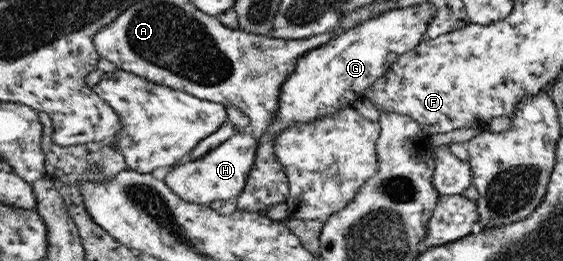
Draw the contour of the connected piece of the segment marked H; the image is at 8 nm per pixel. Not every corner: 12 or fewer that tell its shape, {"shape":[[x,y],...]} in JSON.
{"shape":[[238,132],[201,160],[161,173],[187,201],[245,191],[258,139]]}

